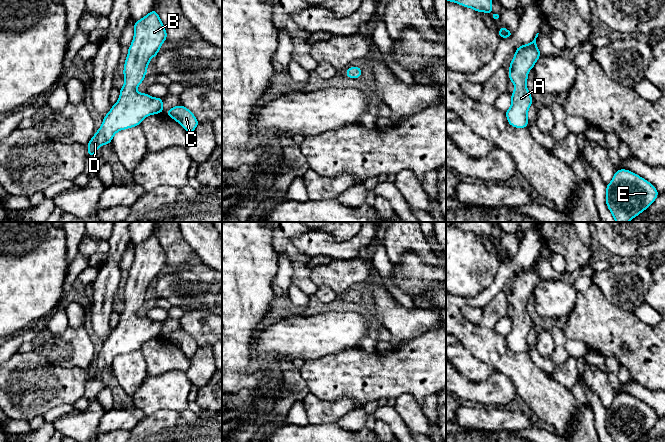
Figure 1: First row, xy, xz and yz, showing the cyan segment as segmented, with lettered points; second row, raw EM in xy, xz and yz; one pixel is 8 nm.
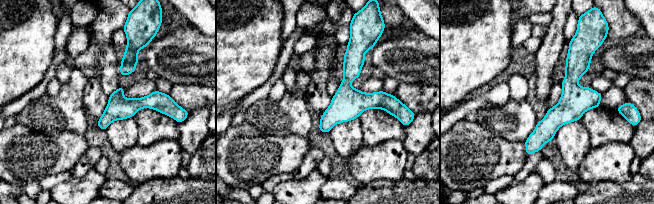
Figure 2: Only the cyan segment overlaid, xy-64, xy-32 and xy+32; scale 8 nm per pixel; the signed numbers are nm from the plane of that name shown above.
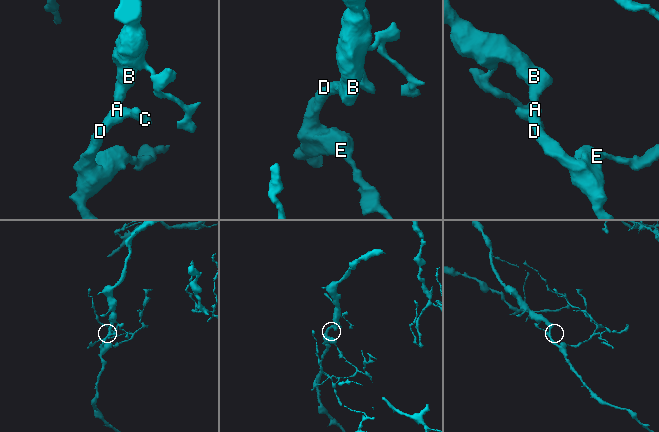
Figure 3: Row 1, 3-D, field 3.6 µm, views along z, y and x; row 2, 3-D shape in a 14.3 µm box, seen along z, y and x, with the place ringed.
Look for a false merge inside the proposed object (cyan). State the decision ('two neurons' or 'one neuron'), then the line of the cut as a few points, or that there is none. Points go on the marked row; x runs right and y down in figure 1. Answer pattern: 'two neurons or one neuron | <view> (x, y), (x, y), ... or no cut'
one neuron | no cut

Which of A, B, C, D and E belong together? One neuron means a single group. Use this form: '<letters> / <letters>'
A B C D E

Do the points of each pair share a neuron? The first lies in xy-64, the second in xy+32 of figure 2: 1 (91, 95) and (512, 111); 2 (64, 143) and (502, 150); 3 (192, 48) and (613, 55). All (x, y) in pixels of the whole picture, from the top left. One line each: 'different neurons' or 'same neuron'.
1: different neurons
2: same neuron
3: same neuron

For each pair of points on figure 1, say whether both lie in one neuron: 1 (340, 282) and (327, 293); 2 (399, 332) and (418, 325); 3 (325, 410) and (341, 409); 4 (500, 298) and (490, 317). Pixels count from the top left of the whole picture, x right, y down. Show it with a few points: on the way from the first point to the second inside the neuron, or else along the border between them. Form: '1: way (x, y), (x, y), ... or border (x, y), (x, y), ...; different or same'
1: border (318, 286), (328, 286), (336, 295); different
2: way (404, 327), (406, 325), (413, 325); same
3: way (329, 410), (337, 409); same
4: way (498, 303), (491, 312); same

